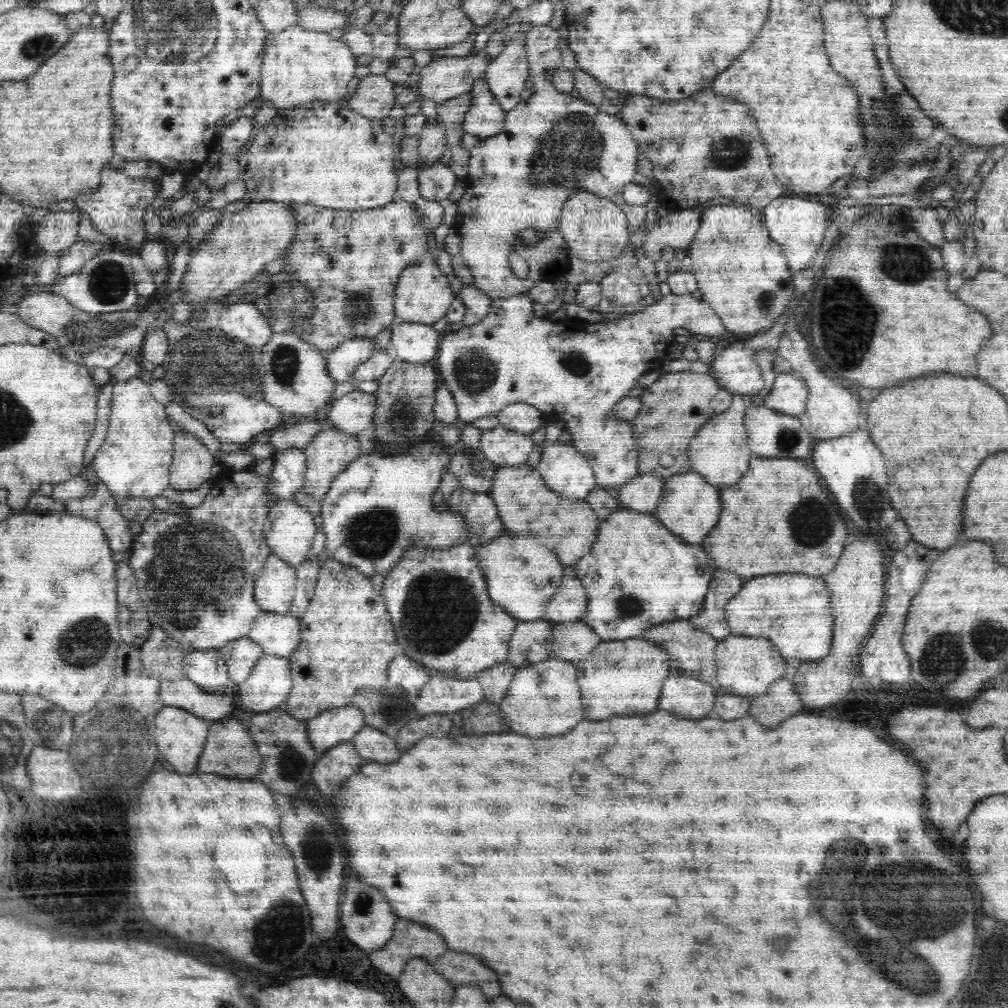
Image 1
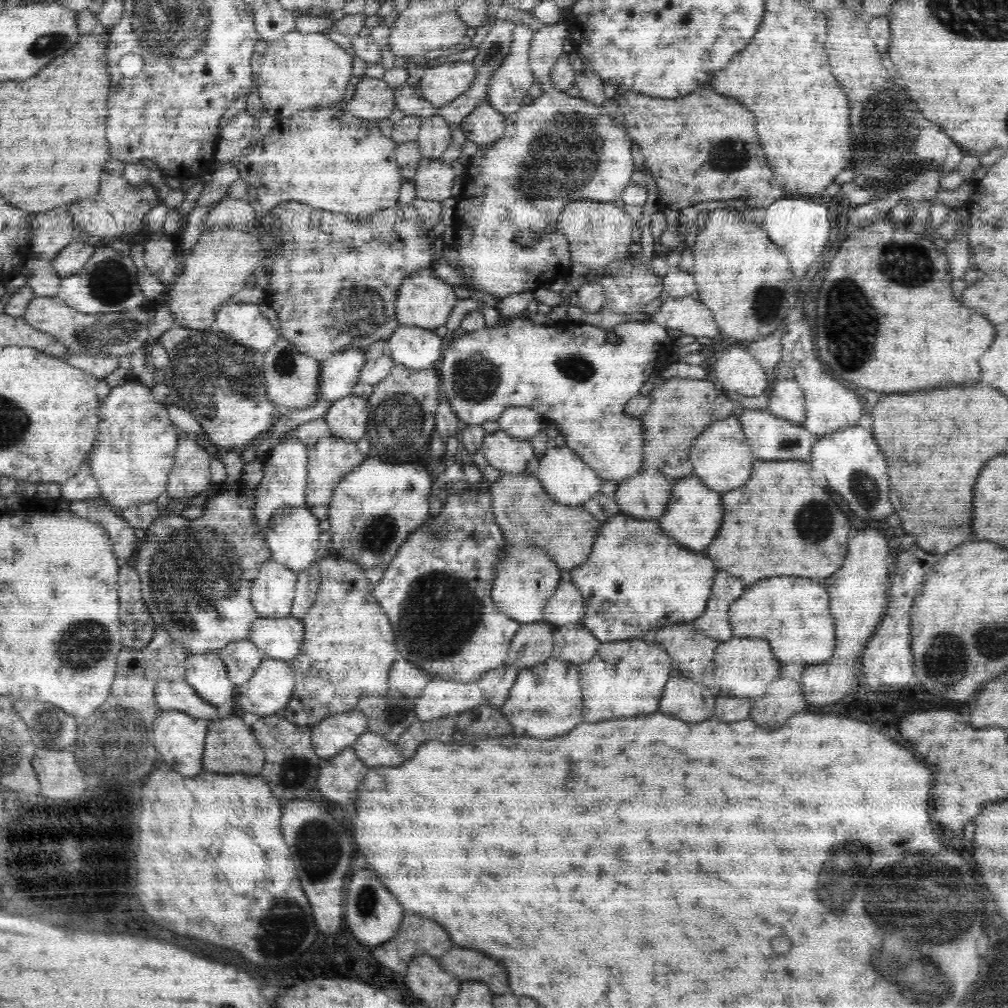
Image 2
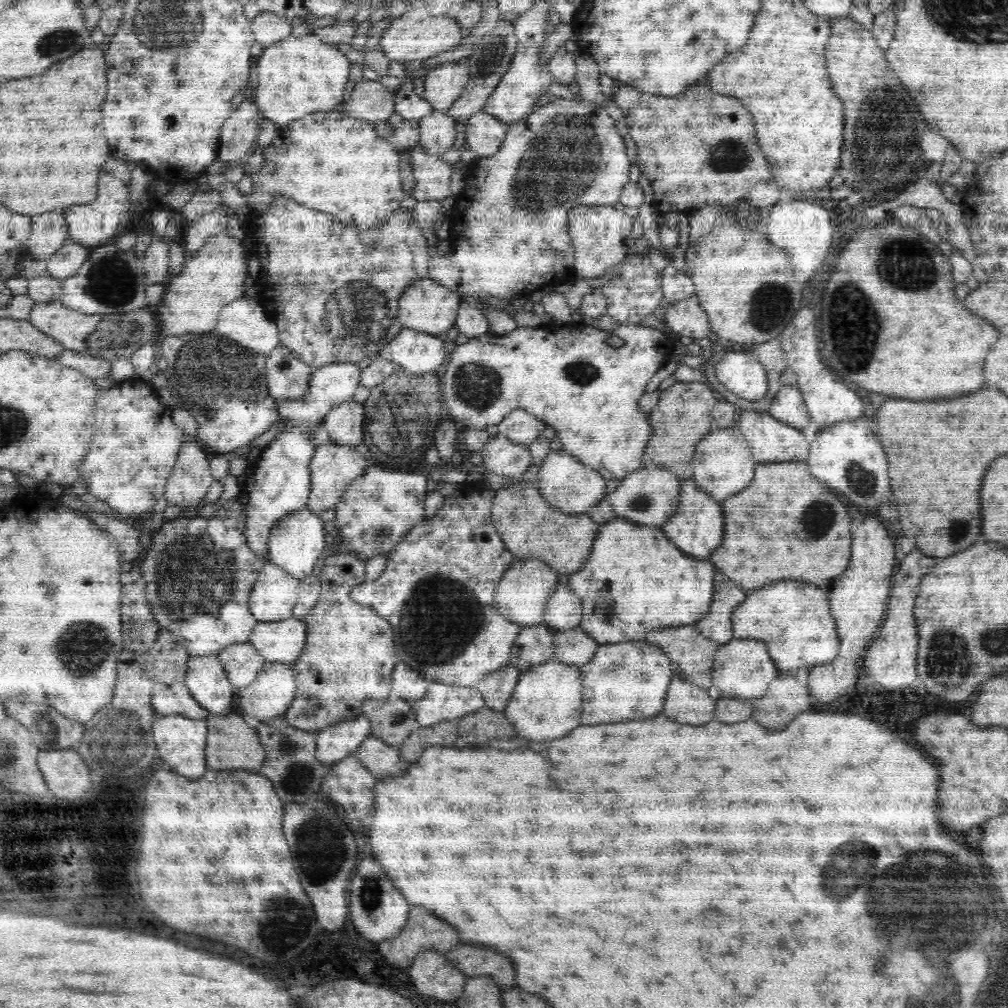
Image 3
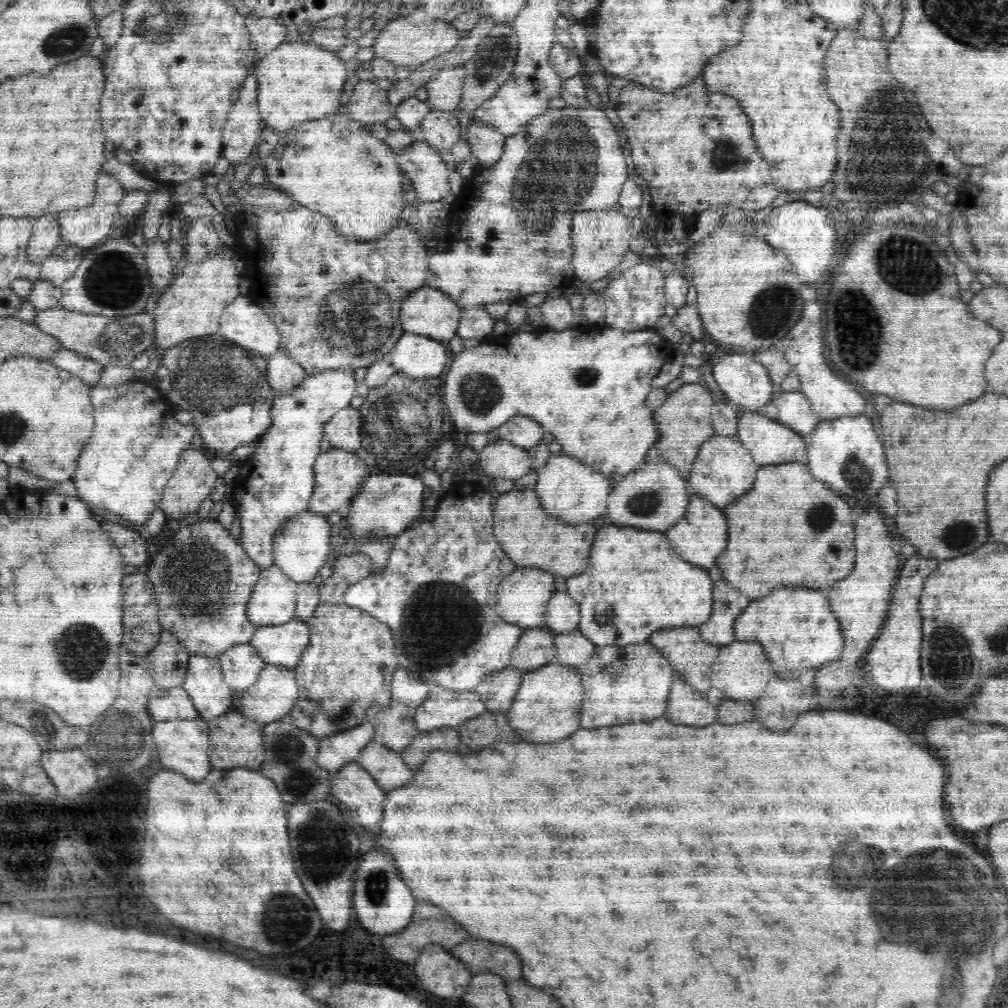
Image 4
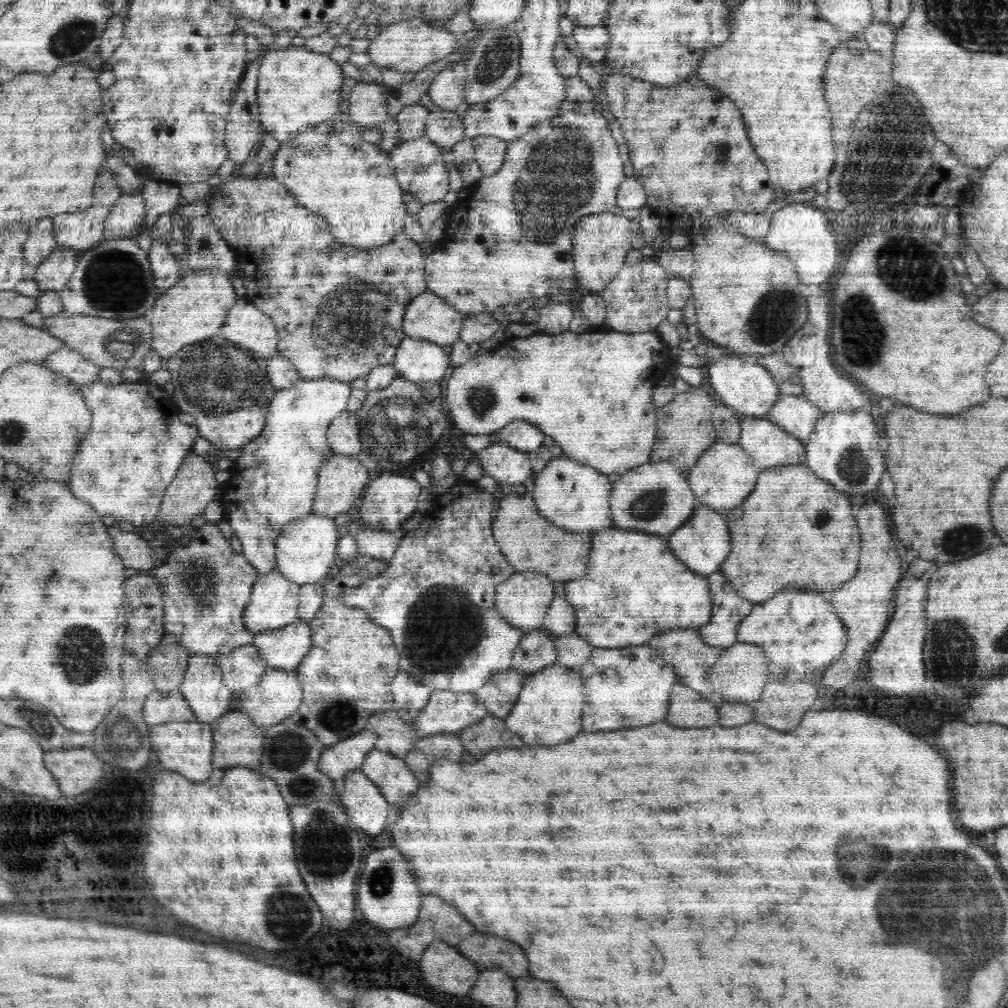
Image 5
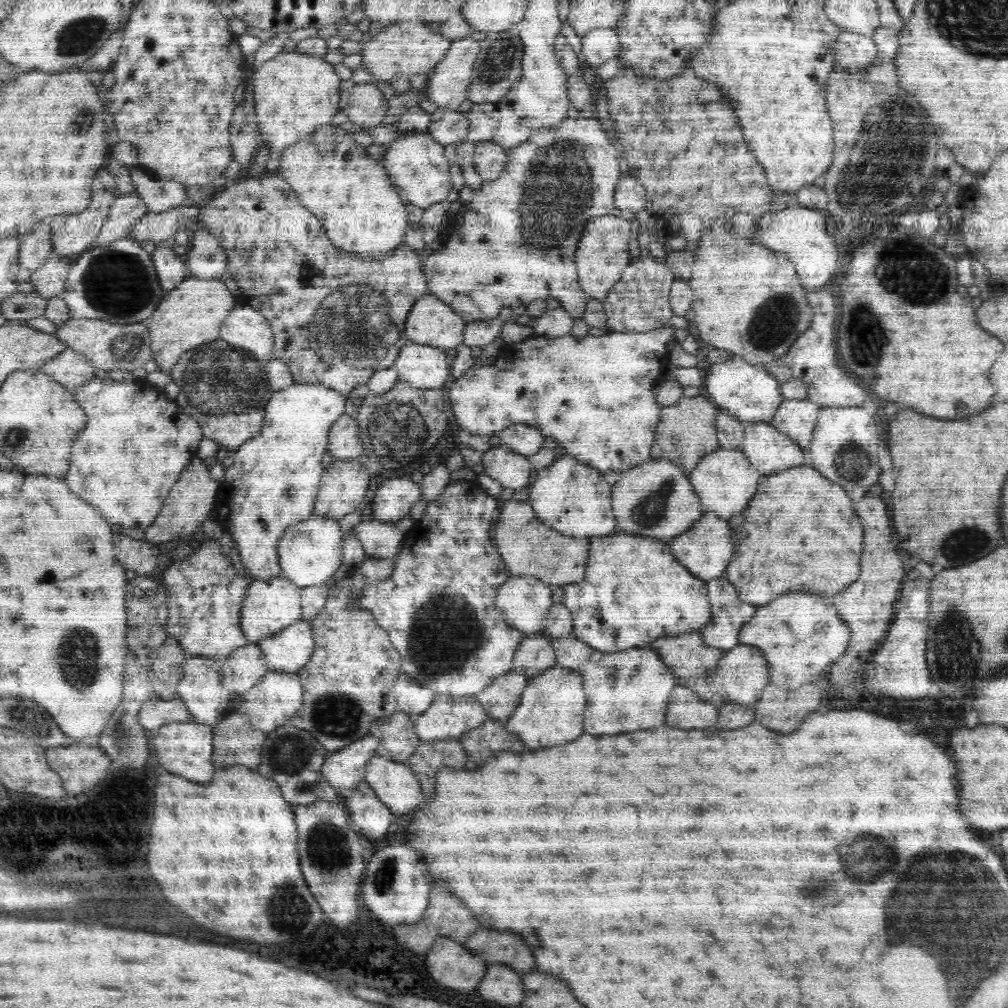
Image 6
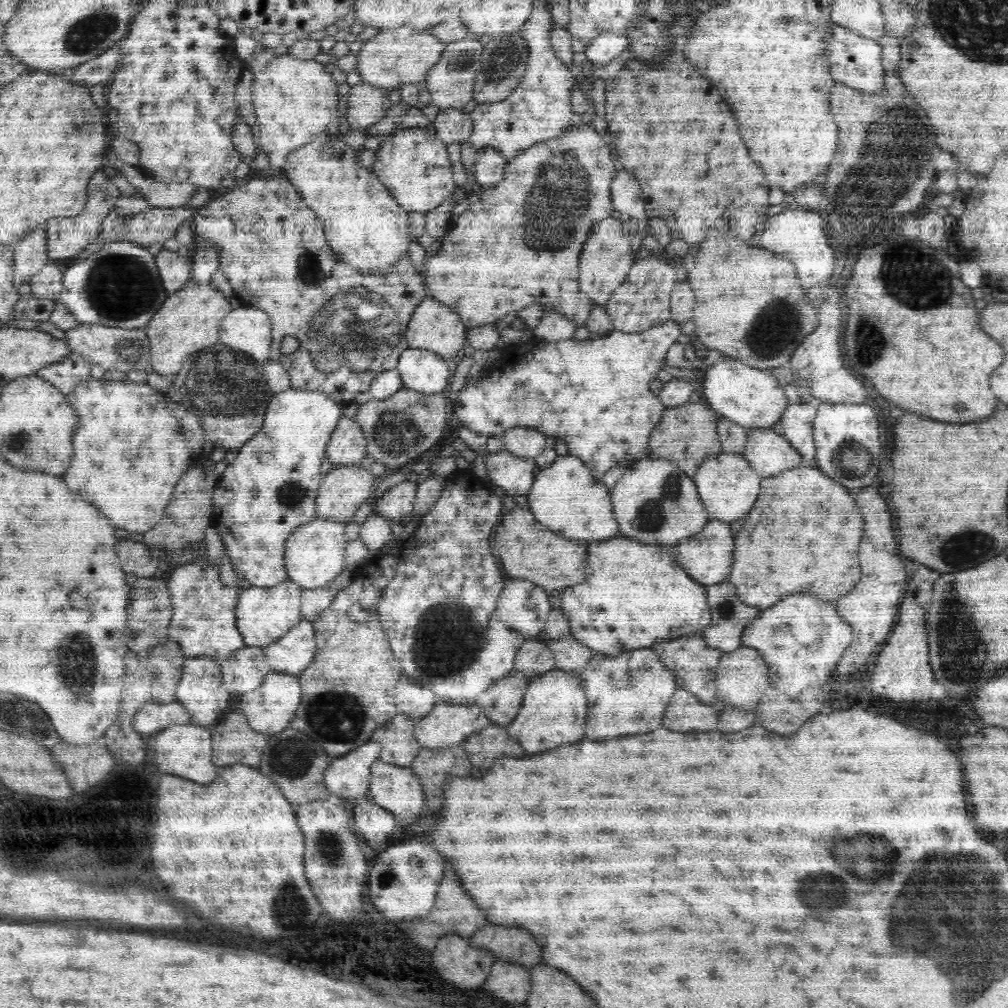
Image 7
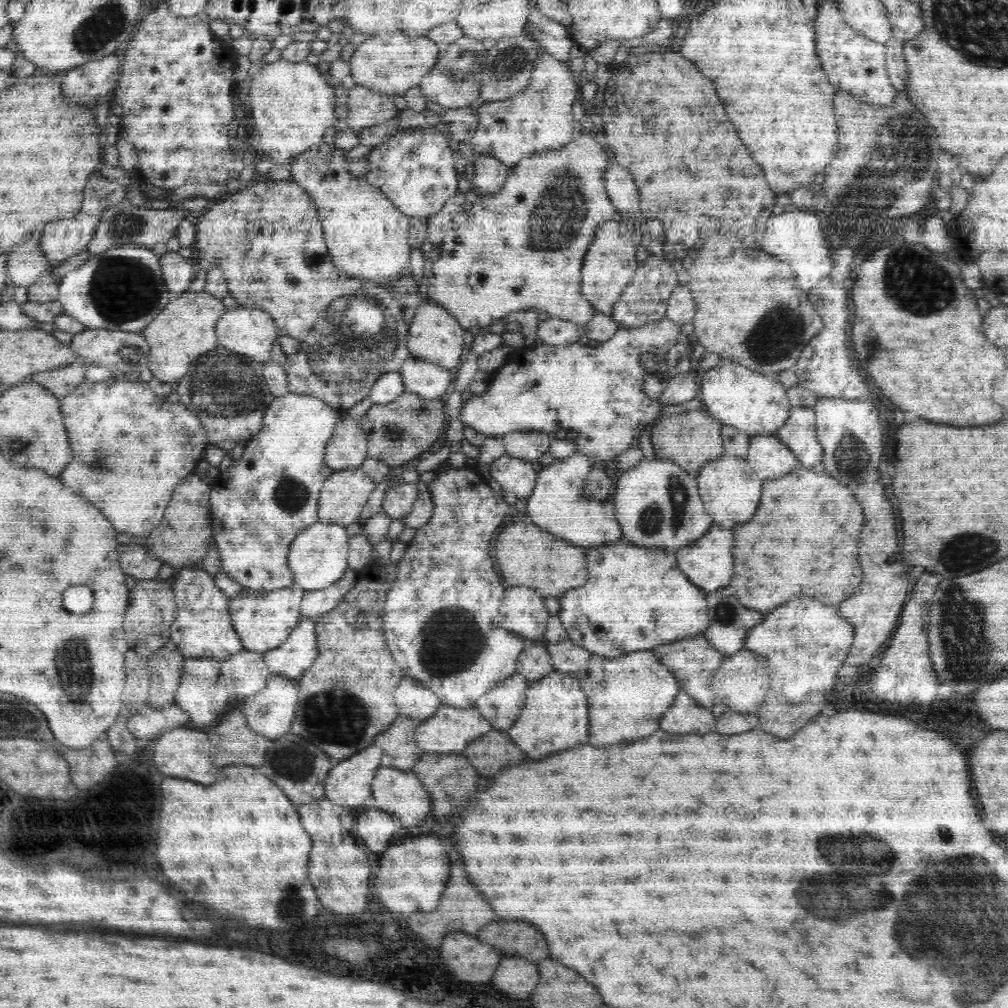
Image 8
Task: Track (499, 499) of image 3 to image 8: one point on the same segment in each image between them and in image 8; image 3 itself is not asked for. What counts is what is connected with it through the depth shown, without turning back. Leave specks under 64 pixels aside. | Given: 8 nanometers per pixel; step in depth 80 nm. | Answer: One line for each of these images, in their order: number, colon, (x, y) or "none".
4: (529, 536)
5: (530, 543)
6: (528, 547)
7: (527, 550)
8: (526, 555)

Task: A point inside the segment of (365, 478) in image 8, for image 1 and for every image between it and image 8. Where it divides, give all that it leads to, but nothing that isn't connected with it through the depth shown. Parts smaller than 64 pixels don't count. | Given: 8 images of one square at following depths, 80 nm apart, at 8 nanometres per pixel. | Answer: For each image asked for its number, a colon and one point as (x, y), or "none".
1: (331, 451)
2: (329, 460)
3: (333, 466)
4: (338, 474)
5: (342, 479)
6: (344, 484)
7: (343, 489)

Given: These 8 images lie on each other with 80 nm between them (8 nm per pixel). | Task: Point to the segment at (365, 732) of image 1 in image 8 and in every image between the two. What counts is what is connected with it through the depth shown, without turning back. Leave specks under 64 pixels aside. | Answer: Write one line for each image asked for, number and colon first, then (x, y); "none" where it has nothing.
2: (374, 750)
3: (383, 760)
4: (388, 768)
5: (397, 783)
6: (394, 783)
7: (397, 789)
8: (399, 793)

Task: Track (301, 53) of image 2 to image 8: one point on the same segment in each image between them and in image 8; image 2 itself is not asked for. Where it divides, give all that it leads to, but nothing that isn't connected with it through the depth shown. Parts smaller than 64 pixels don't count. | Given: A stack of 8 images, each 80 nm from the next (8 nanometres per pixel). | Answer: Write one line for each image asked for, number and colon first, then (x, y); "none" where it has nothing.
3: (297, 76)
4: (297, 82)
5: (297, 87)
6: (294, 94)
7: (294, 100)
8: (293, 105)

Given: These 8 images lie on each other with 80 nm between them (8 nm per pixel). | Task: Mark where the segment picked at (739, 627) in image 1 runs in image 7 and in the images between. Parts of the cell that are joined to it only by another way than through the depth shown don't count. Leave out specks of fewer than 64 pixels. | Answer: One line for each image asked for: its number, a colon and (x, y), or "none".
2: (793, 615)
3: (793, 618)
4: (796, 626)
5: (797, 629)
6: (801, 634)
7: (802, 636)

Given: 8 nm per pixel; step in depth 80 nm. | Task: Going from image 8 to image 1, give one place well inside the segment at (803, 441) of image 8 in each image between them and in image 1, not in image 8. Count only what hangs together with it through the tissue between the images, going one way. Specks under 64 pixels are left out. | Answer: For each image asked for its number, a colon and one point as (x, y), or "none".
1: (789, 393)
2: (787, 401)
3: (788, 406)
4: (792, 409)
5: (796, 415)
6: (797, 419)
7: (796, 425)

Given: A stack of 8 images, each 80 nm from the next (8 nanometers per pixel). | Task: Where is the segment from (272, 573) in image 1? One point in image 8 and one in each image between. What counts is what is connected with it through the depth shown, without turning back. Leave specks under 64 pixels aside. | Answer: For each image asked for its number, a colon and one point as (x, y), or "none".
2: (273, 590)
3: (274, 594)
4: (273, 600)
5: (274, 601)
6: (271, 605)
7: (264, 614)
8: (263, 620)

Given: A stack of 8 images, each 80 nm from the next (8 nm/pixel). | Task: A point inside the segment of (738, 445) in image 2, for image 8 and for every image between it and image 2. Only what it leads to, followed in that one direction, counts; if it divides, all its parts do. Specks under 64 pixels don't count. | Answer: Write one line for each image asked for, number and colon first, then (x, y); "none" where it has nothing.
3: (723, 463)
4: (724, 469)
5: (724, 475)
6: (724, 480)
7: (728, 486)
8: (730, 490)

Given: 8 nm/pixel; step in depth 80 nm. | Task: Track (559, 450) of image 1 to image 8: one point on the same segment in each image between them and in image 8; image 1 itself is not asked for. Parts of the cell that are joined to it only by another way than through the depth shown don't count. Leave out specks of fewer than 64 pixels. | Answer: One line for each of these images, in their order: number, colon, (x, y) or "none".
2: (564, 475)
3: (567, 484)
4: (568, 489)
5: (575, 497)
6: (573, 498)
7: (565, 498)
8: (556, 505)

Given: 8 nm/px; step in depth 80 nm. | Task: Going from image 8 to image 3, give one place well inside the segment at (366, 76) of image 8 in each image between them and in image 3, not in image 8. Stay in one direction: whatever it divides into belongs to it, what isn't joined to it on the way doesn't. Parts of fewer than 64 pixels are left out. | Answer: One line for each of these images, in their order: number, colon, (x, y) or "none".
3: (403, 40)
4: (402, 43)
5: (405, 46)
6: (408, 48)
7: (396, 56)

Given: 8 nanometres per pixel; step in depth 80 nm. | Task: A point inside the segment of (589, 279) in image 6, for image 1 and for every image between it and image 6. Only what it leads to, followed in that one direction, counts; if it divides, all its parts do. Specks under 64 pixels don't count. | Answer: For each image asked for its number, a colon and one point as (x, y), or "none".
1: (595, 228)
2: (598, 233)
3: (599, 234)
4: (600, 238)
5: (601, 242)

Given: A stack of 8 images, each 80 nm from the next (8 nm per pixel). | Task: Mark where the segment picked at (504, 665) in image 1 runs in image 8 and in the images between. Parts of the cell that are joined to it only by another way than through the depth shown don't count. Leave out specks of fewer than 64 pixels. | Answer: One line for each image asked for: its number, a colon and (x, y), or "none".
2: (496, 684)
3: (496, 688)
4: (498, 690)
5: (499, 694)
6: (500, 698)
7: (501, 702)
8: (501, 706)

